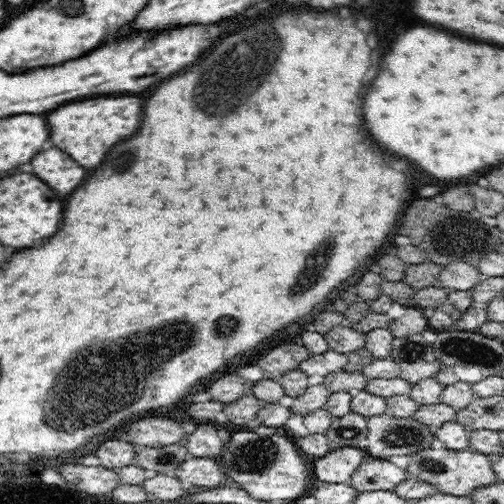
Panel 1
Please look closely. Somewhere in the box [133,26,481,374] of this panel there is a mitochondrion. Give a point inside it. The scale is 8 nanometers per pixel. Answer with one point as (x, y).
(228, 85)

